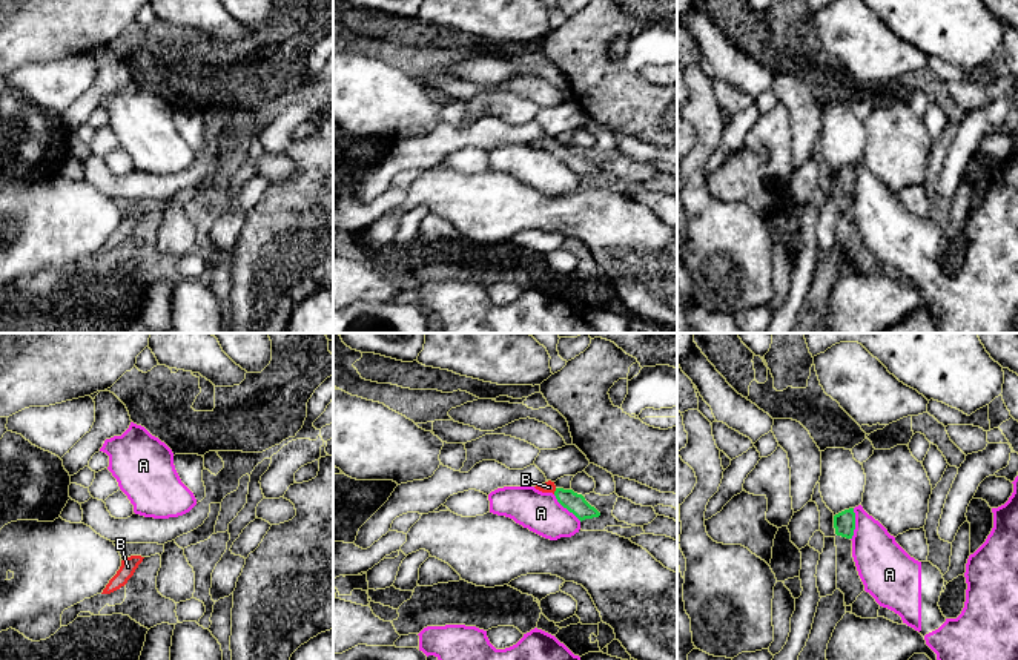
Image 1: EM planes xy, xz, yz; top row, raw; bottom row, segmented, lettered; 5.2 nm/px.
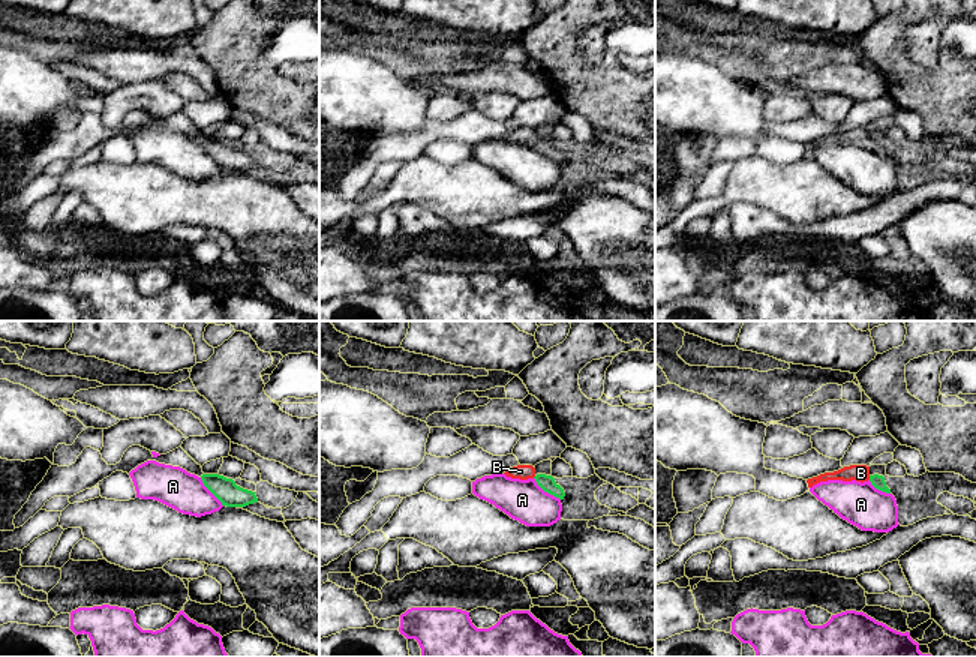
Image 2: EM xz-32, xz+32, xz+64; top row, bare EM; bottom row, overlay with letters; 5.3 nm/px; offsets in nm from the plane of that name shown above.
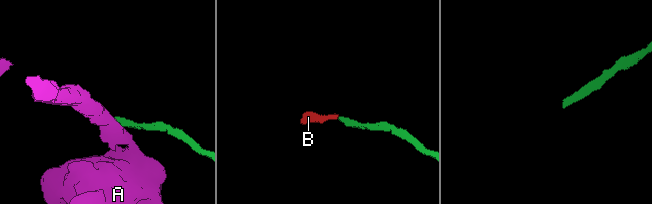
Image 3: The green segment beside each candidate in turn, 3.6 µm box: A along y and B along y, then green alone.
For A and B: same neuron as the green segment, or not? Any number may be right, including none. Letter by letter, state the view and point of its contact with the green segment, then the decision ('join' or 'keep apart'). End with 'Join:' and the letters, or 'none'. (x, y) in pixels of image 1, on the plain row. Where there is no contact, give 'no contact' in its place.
A: yz (854, 180) | keep apart
B: xz (555, 148) | join
Join: B

